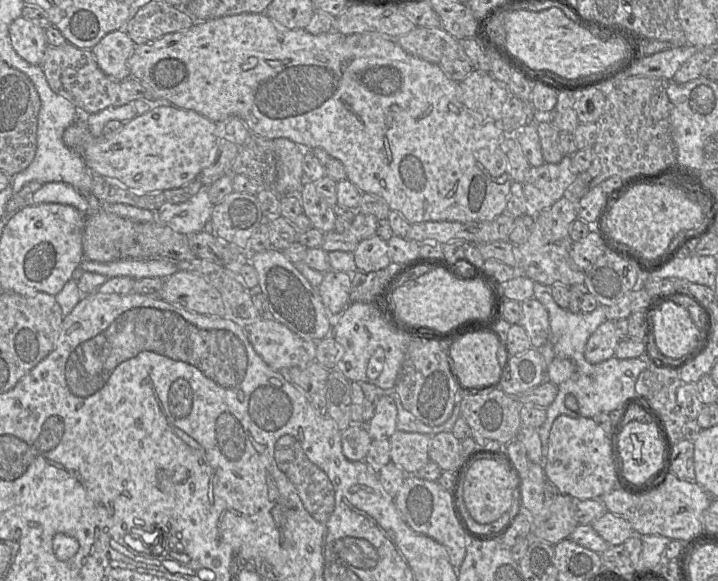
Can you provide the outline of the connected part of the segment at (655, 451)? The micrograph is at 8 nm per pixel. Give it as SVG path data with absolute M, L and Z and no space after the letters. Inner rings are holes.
M631 418L619 438L624 475L641 483L659 471L664 460L664 445L658 427Z

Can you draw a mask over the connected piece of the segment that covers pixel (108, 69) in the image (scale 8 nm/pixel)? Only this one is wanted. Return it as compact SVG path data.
M116 30L105 35L91 51L98 66L107 76L123 80L131 76L127 62L135 46L127 33Z

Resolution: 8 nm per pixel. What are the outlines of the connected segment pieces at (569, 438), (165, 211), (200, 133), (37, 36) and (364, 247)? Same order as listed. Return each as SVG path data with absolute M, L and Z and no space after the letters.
M558 416L550 430L543 469L557 492L574 500L602 499L617 486L609 435L594 418Z
M203 186L183 203L163 205L156 212L156 220L185 235L202 231L214 206L209 197L209 187Z
M149 101L150 110L136 115L112 136L95 137L91 134L86 122L86 115L65 129L64 144L78 153L86 166L95 173L119 180L128 188L141 192L157 192L180 188L194 180L211 162L217 142L222 136L222 125L225 122L213 122L197 112L178 108L174 105L155 106Z
M21 16L9 27L10 43L16 53L33 65L41 65L48 46L45 30L37 23Z
M377 234L363 240L353 252L356 270L375 272L391 264L388 243Z

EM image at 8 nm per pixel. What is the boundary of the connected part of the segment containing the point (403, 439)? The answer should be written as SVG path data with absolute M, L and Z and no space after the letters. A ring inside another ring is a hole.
M396 430L390 440L390 459L407 475L416 474L429 458L431 436L417 432Z

